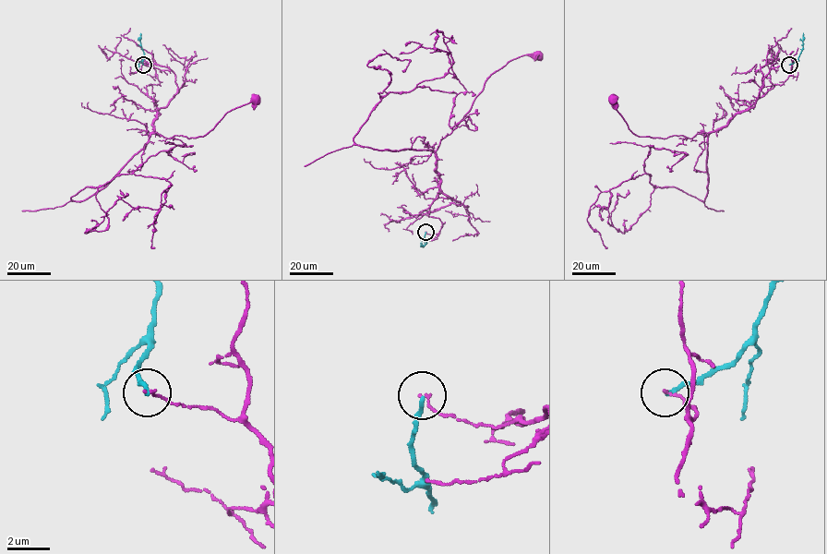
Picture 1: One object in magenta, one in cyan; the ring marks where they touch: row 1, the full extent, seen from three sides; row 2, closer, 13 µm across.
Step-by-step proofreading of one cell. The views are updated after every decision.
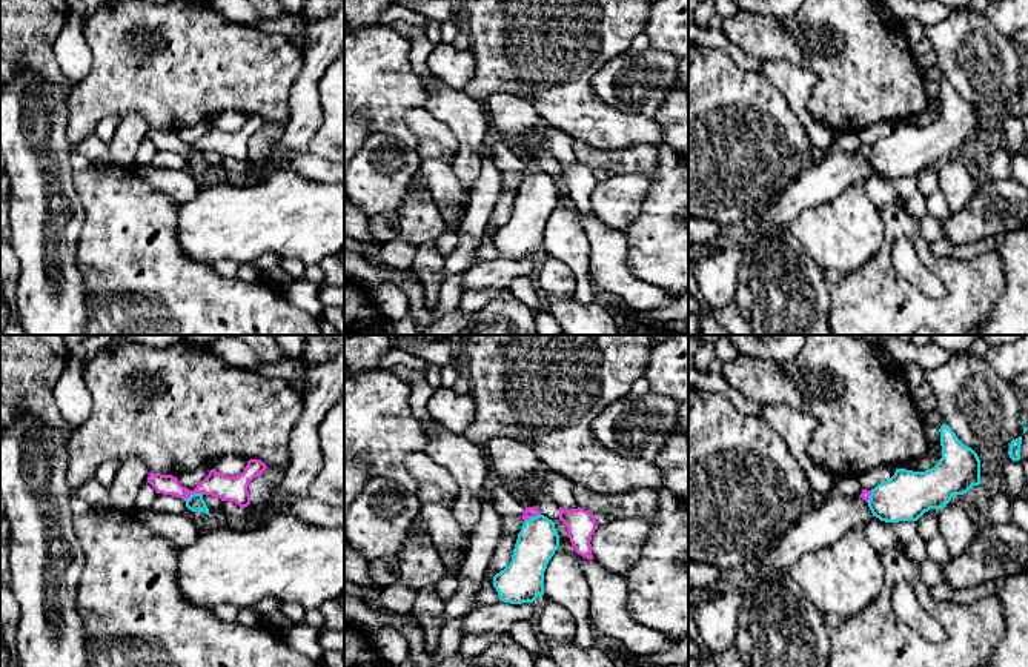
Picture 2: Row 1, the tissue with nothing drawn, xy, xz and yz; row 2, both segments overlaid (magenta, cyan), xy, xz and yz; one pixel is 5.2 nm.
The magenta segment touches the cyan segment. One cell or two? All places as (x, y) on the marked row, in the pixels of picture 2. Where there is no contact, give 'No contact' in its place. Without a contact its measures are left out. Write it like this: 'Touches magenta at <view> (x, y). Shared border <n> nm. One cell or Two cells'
Touches magenta at xy (192, 494). Shared border 100 nm. Two cells

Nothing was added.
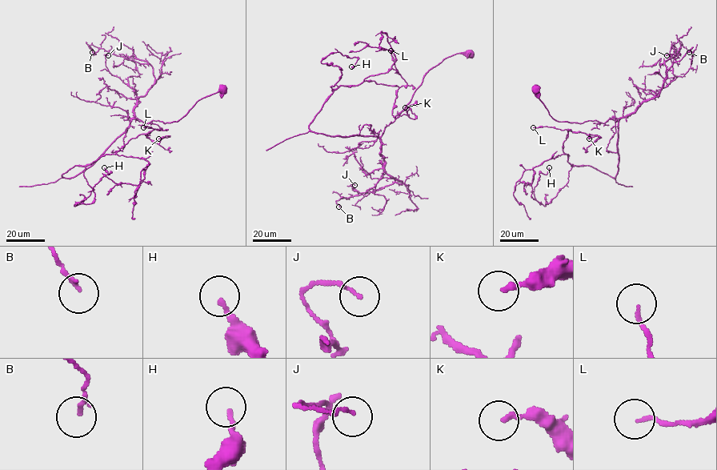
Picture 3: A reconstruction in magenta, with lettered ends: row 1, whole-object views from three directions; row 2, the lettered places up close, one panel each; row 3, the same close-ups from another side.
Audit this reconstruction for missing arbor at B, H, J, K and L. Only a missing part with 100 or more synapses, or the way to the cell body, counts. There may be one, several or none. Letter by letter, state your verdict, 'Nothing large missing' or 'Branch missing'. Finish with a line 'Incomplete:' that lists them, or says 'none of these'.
B: Nothing large missing
H: Nothing large missing
J: Nothing large missing
K: Nothing large missing
L: Nothing large missing
Incomplete: none of these

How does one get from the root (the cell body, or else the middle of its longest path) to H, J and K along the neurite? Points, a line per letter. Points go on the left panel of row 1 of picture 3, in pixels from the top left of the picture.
H: (222, 89), (177, 122), (132, 119), (90, 166), (64, 173), (86, 166), (94, 201), (74, 206), (104, 167)
J: (222, 89), (199, 99), (177, 122), (143, 122), (134, 118), (136, 92), (110, 72), (104, 54), (108, 55)
K: (222, 89), (177, 122), (132, 119), (90, 166), (62, 176), (140, 134), (169, 136), (158, 138)

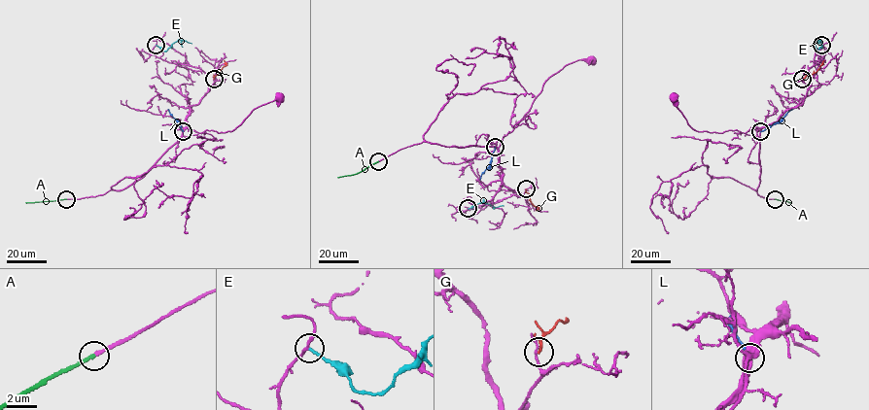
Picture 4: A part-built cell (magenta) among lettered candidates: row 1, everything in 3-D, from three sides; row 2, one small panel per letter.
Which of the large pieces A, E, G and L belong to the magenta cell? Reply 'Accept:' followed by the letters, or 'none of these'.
Accept: A

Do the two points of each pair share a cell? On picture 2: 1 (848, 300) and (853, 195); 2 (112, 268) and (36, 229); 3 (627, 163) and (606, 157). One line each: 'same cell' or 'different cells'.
1: different cells
2: different cells
3: same cell

